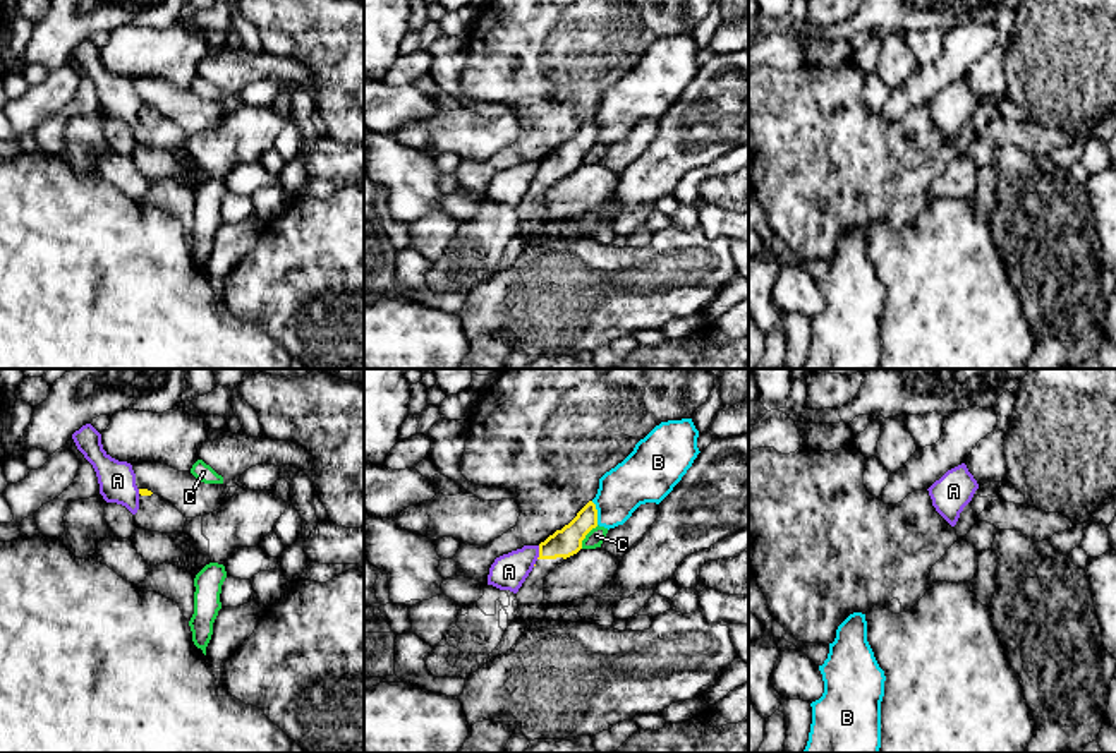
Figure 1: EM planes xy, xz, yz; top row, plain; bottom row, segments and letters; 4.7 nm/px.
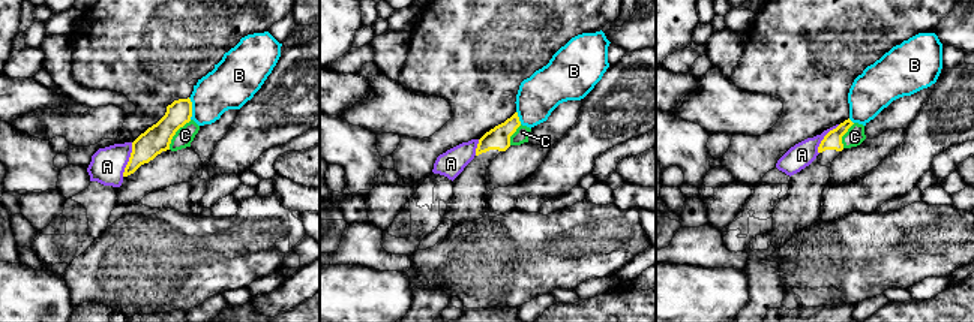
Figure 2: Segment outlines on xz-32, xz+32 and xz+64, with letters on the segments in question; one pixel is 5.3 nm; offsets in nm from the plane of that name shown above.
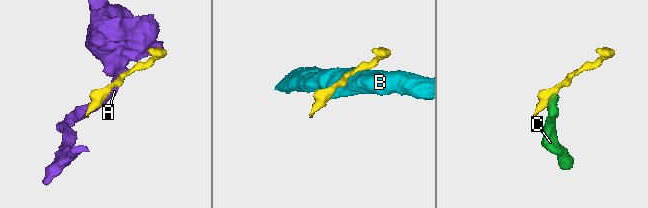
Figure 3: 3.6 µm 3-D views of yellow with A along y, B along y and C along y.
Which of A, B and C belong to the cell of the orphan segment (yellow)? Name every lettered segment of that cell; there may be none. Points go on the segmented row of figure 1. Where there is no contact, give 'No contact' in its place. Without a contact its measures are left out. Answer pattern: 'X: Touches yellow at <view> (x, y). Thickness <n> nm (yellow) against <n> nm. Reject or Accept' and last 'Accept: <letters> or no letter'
A: Touches yellow at xz (539, 553). Thickness 140 nm (yellow) against 170 nm. Reject
B: Touches yellow at xz (596, 513). Thickness 140 nm (yellow) against 220 nm. Reject
C: Touches yellow at xz (586, 534). Thickness 140 nm (yellow) against 80 nm. Reject
Accept: no letter

